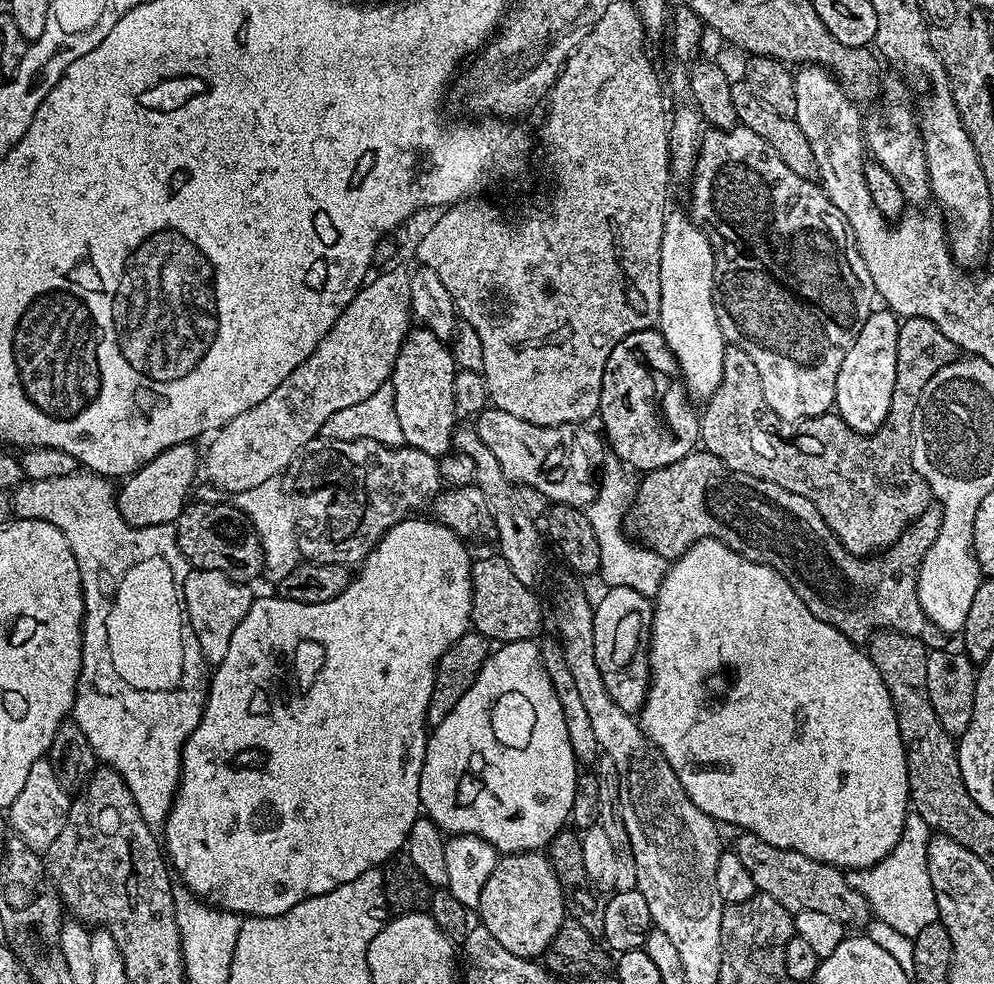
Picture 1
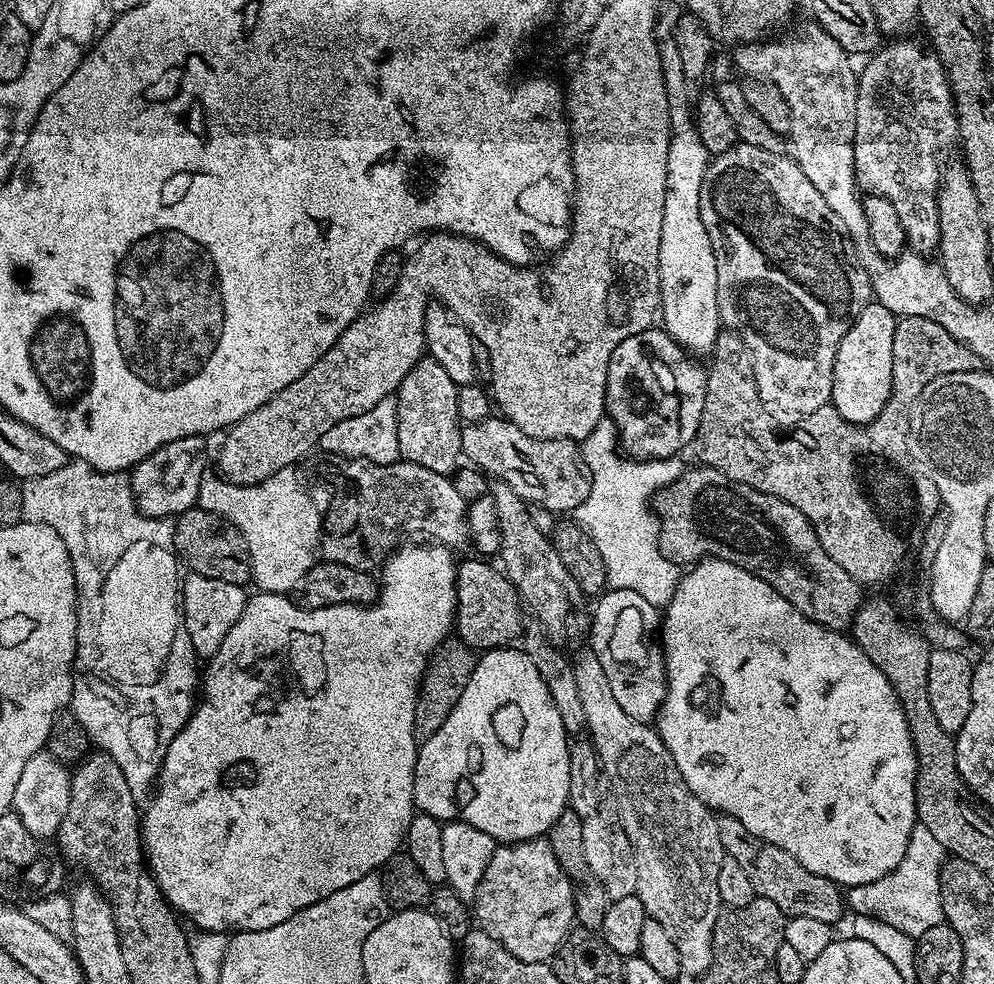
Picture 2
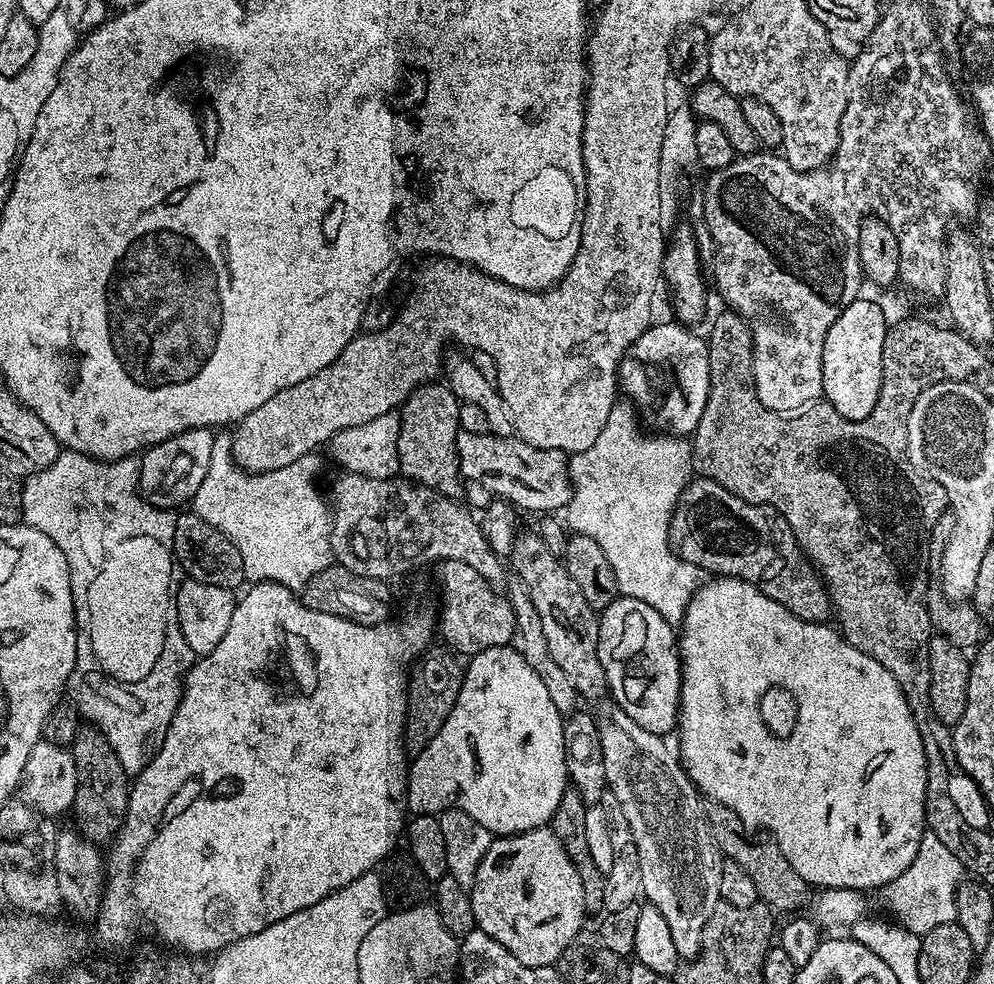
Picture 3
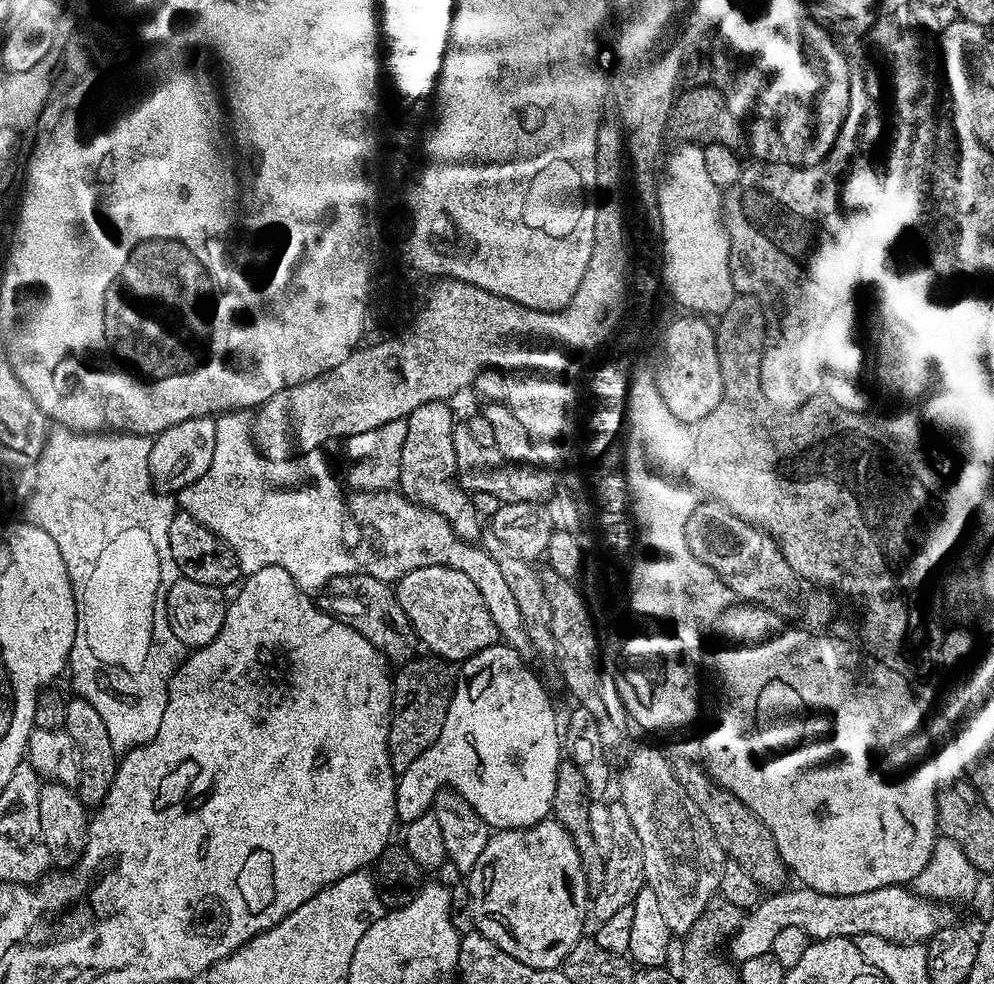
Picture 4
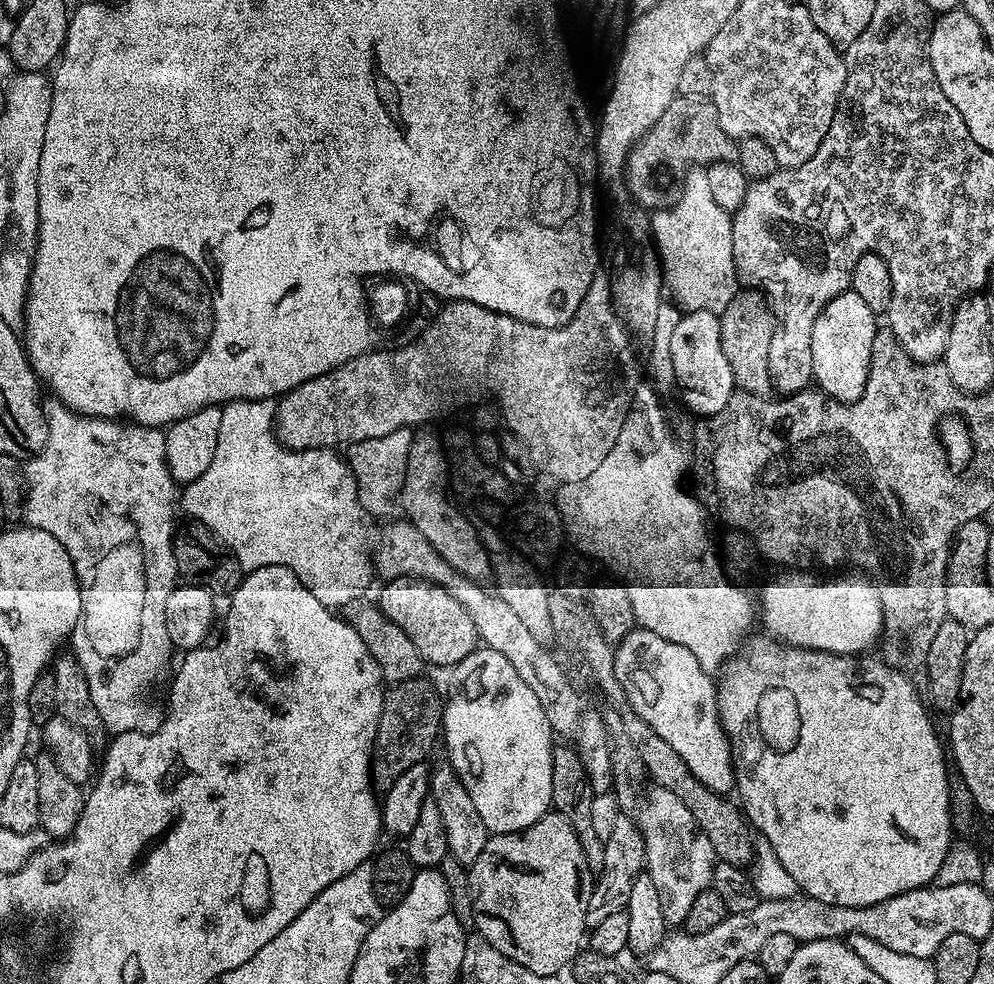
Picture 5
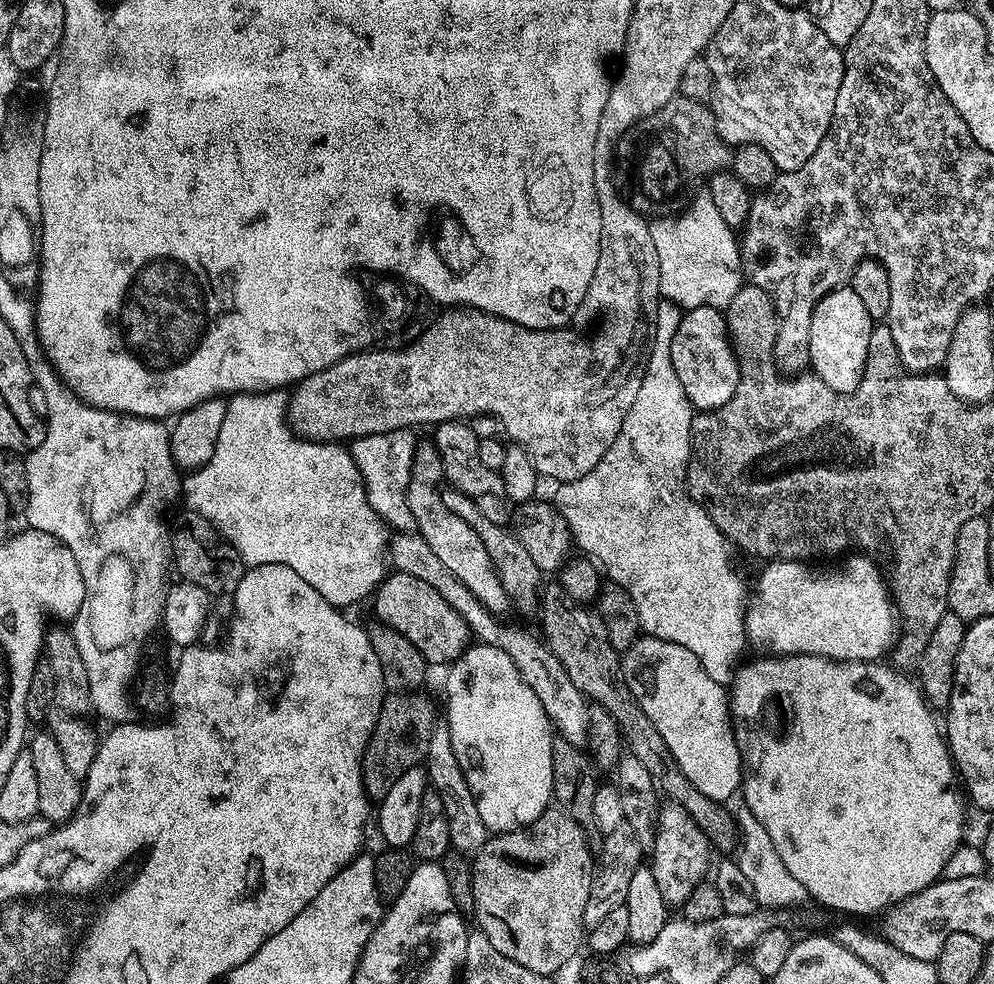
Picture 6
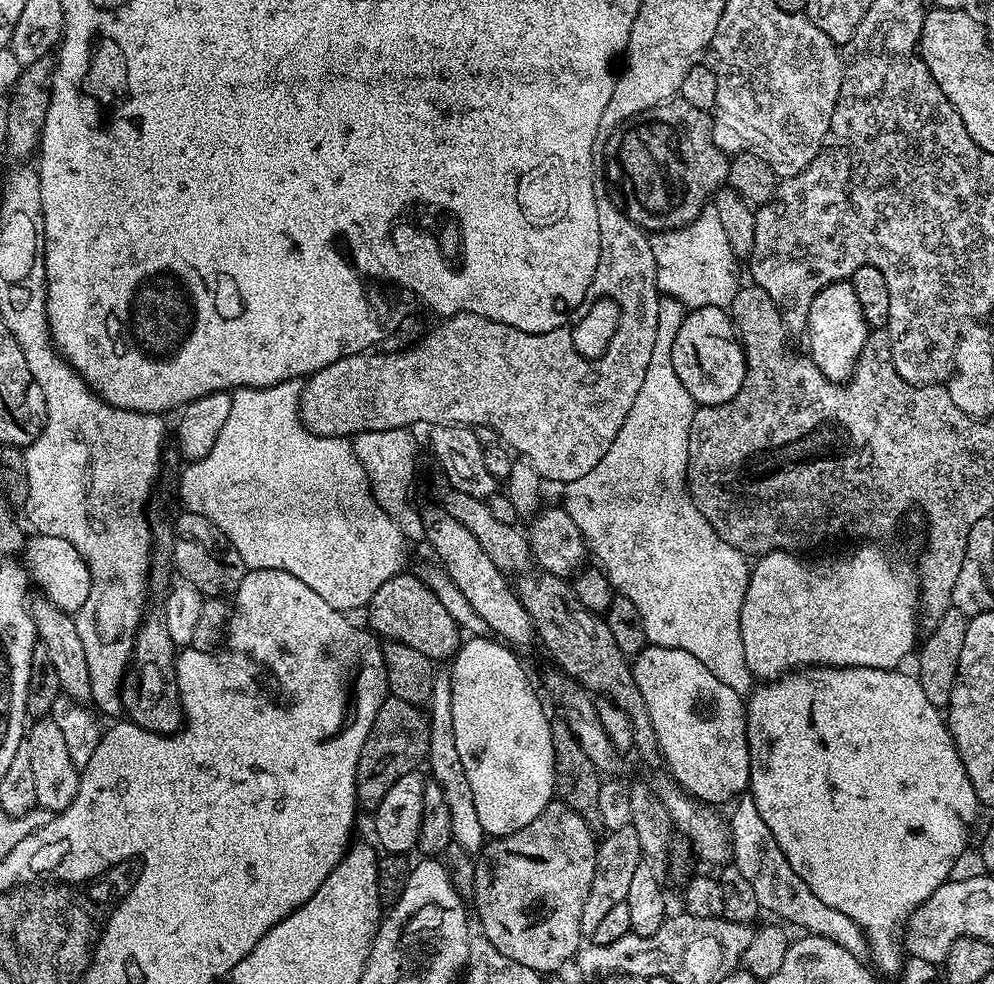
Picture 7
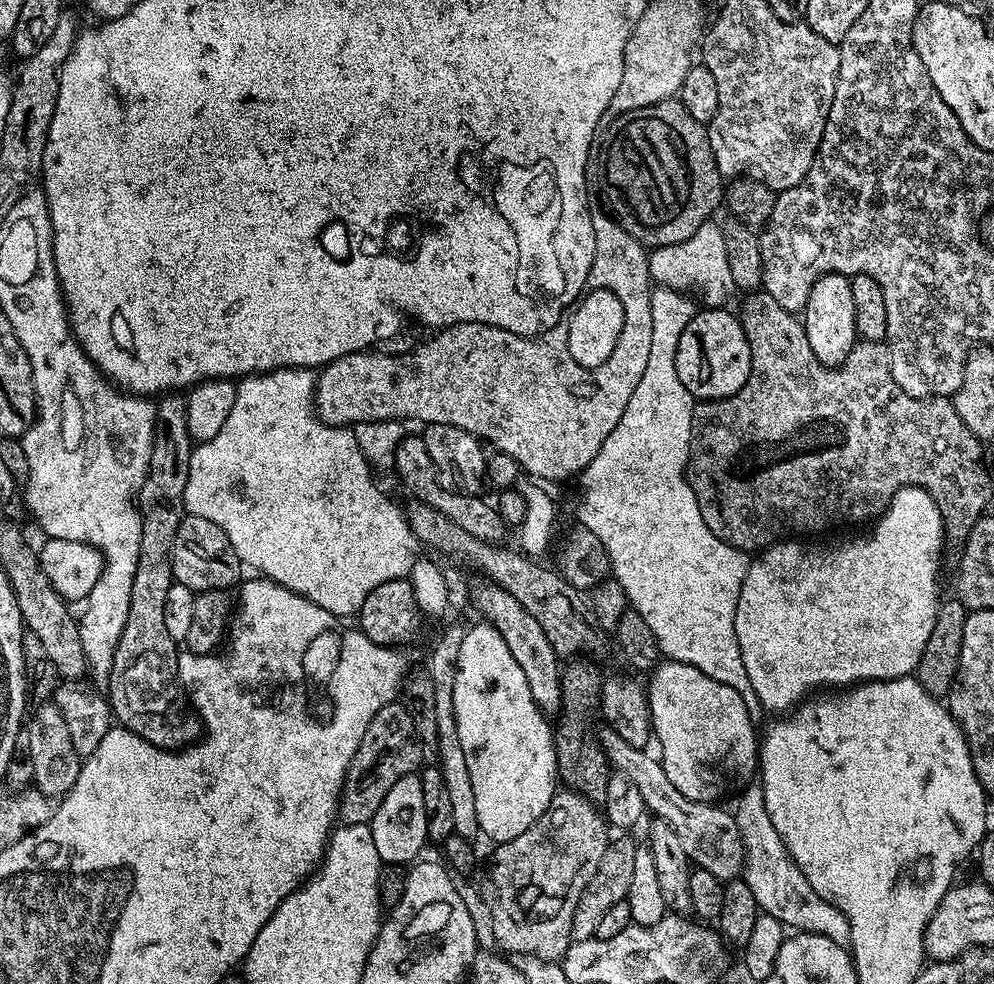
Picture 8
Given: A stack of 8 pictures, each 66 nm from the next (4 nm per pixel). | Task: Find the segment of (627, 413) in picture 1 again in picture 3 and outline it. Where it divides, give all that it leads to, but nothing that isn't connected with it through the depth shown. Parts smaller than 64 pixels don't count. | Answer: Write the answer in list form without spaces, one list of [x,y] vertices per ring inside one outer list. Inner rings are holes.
[[[653,323],[626,350],[620,359],[618,388],[643,415],[645,412],[660,427],[657,429],[688,438],[695,432],[710,394],[708,342],[691,327],[671,323]]]

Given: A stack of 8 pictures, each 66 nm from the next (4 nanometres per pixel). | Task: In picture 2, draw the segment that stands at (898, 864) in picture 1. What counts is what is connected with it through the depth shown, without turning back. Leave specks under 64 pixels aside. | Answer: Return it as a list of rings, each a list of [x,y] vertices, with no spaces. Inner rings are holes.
[[[922,826],[912,831],[902,862],[881,880],[862,884],[851,889],[852,904],[857,913],[867,913],[890,926],[897,927],[905,937],[919,938],[930,926],[945,923],[942,899],[942,865],[946,849]]]

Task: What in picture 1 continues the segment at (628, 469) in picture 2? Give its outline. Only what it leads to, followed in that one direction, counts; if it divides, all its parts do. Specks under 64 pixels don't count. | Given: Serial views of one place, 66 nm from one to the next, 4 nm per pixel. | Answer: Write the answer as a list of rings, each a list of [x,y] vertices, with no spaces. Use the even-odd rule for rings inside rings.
[[[612,462],[612,465],[606,468],[603,469],[594,502],[586,509],[590,518],[590,526],[594,526],[594,538],[598,538],[599,579],[604,579],[608,588],[629,588],[638,590],[638,594],[643,596],[655,597],[656,591],[660,589],[664,581],[666,562],[643,543],[635,539],[628,540],[626,517],[632,507],[632,499],[636,497],[636,484],[627,476],[629,473],[619,463]]]

